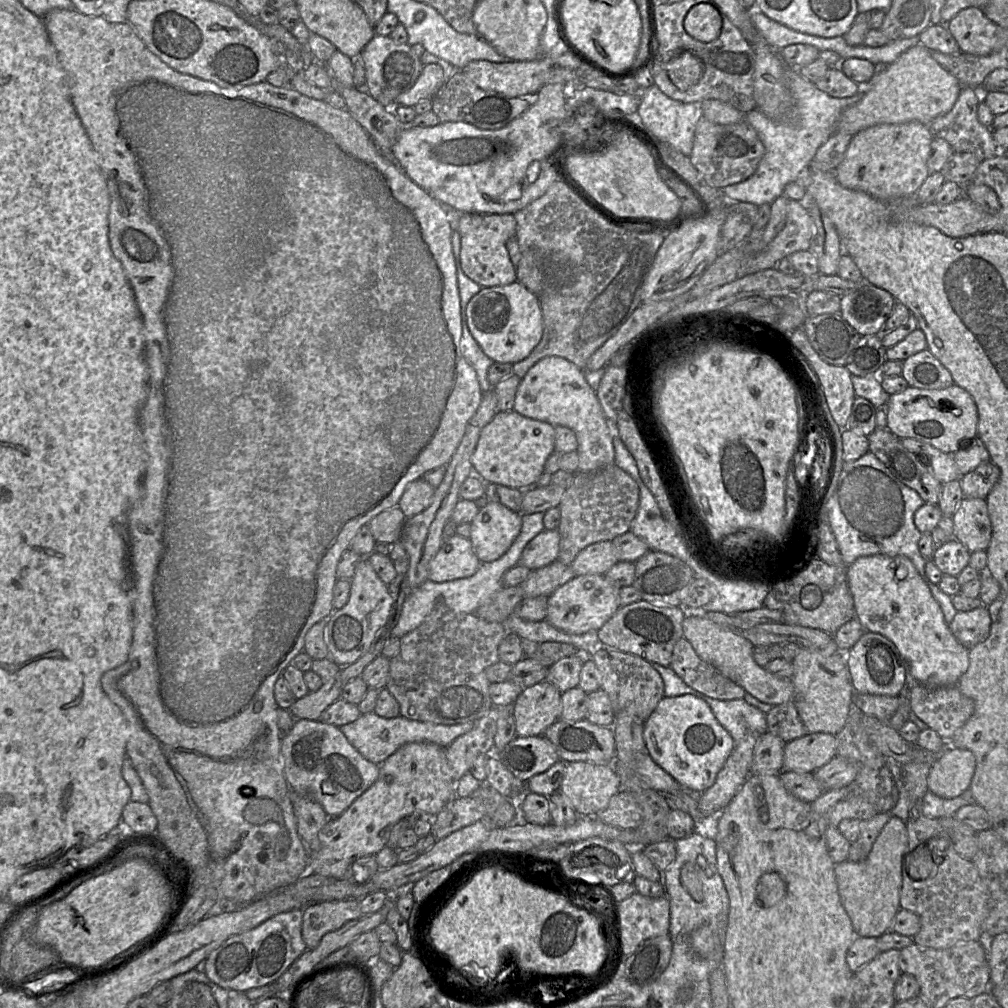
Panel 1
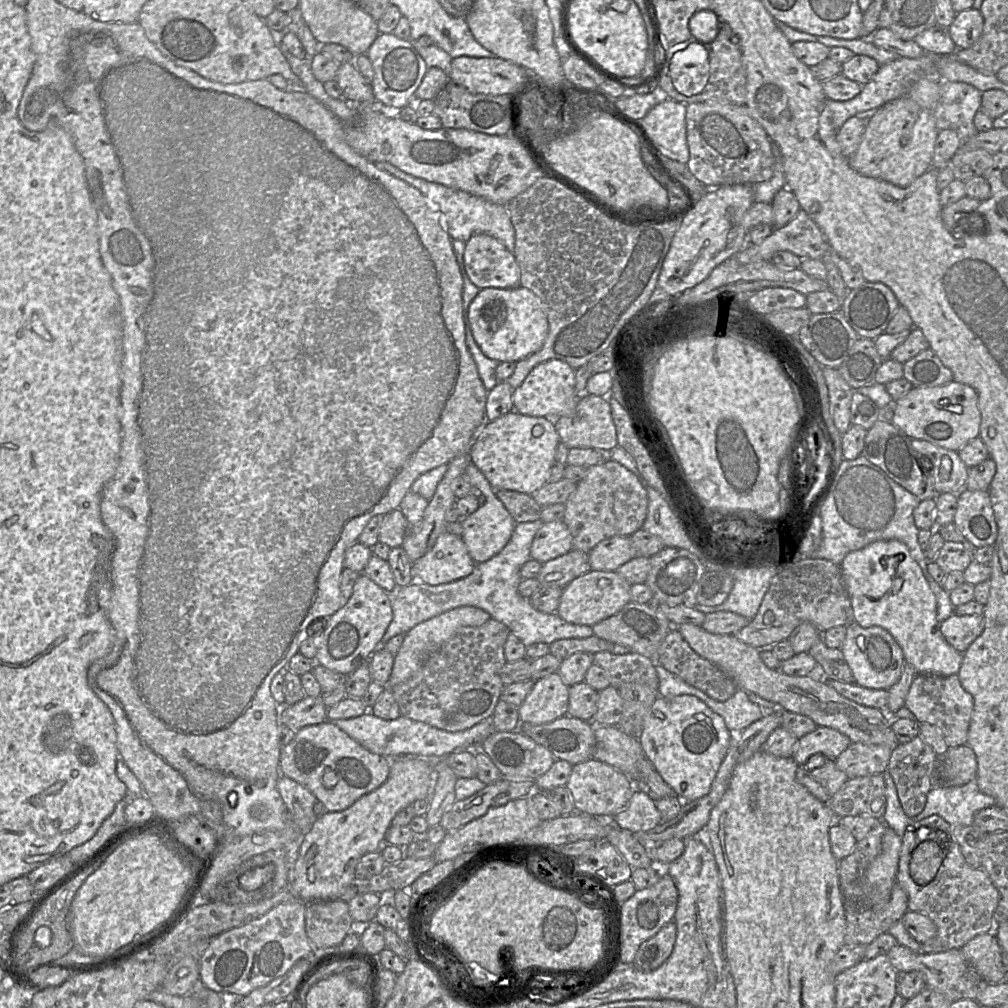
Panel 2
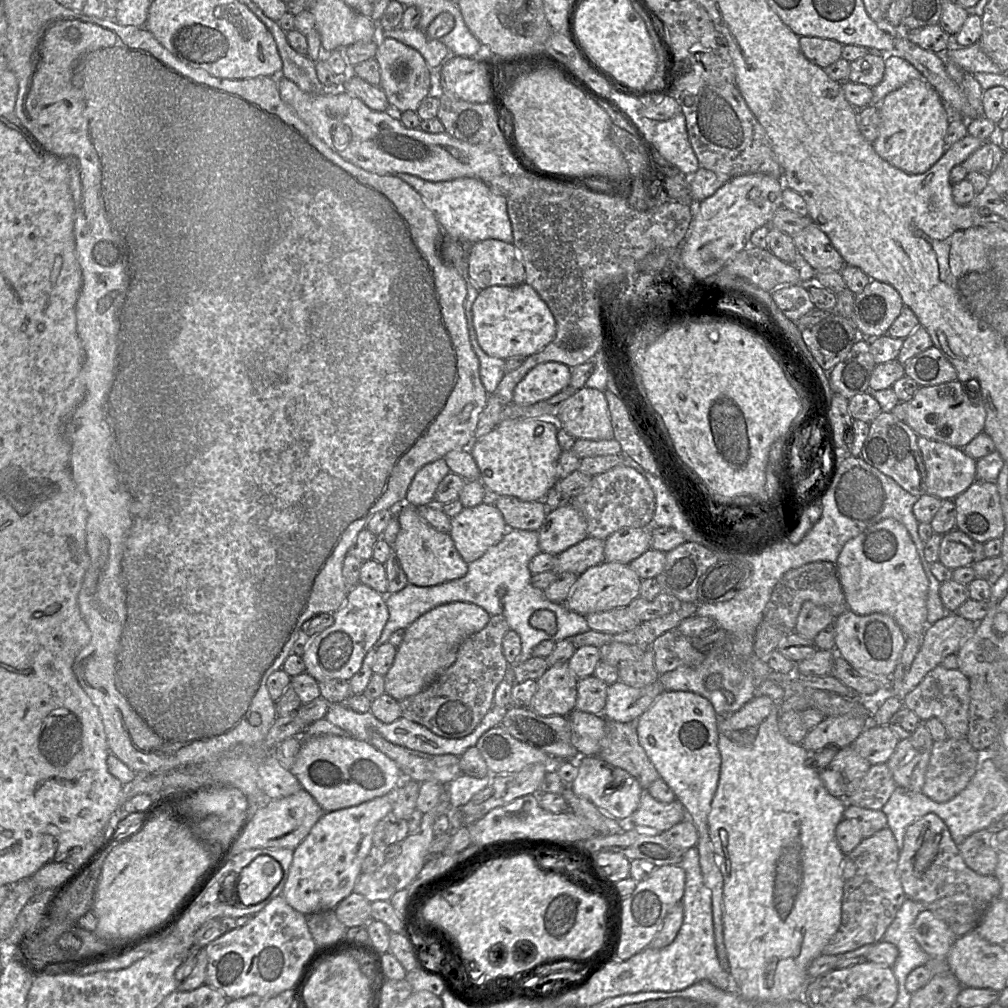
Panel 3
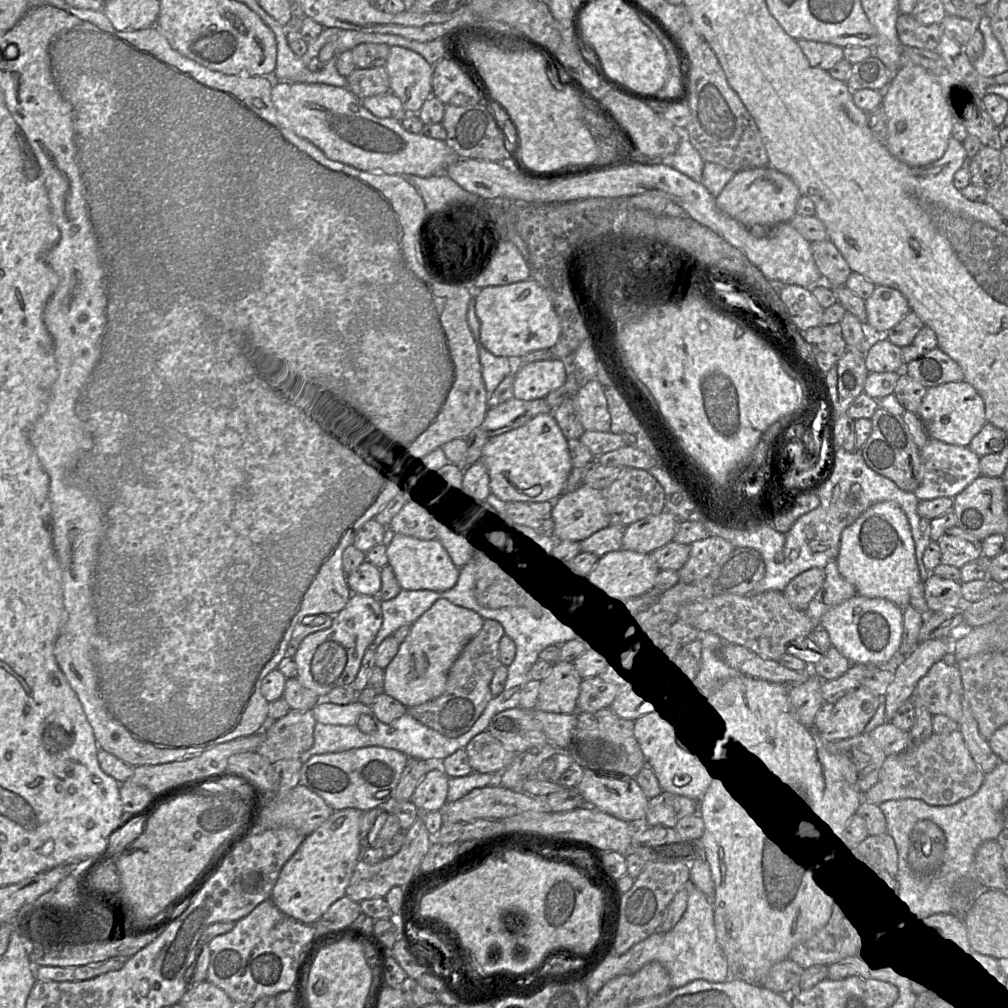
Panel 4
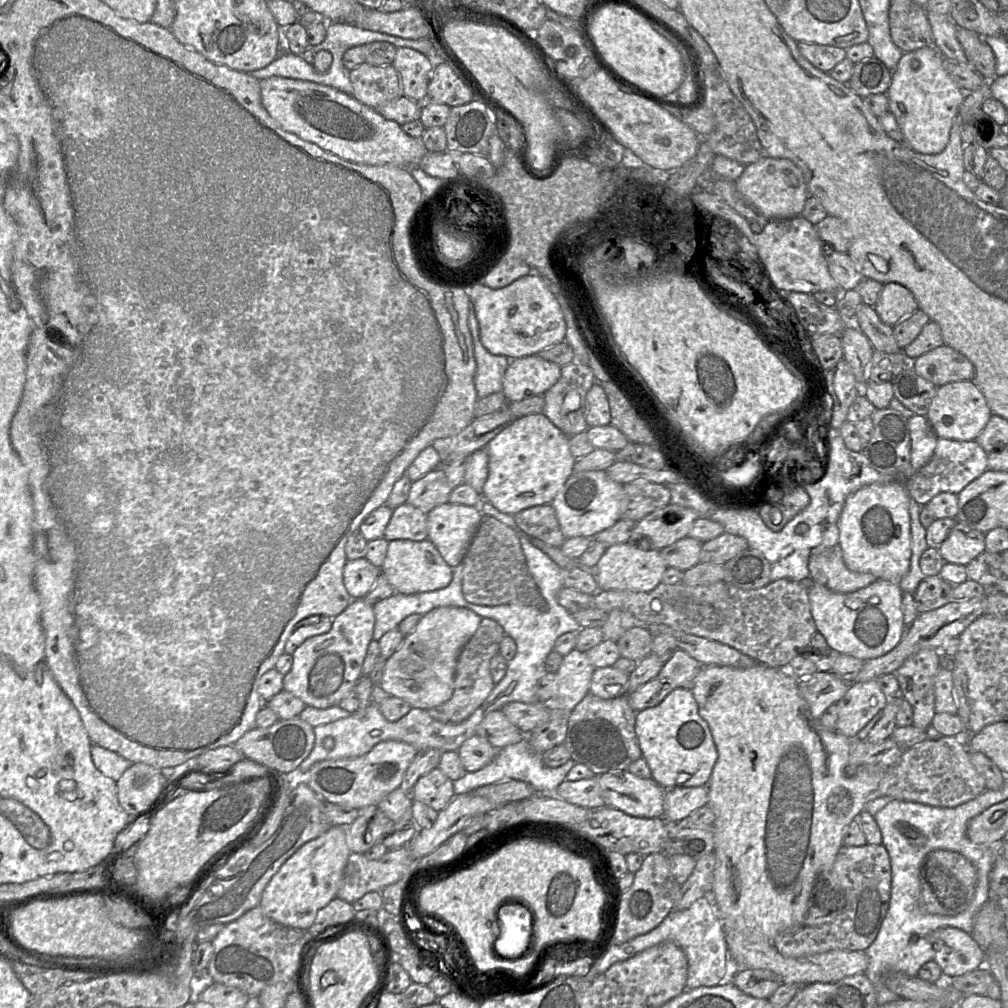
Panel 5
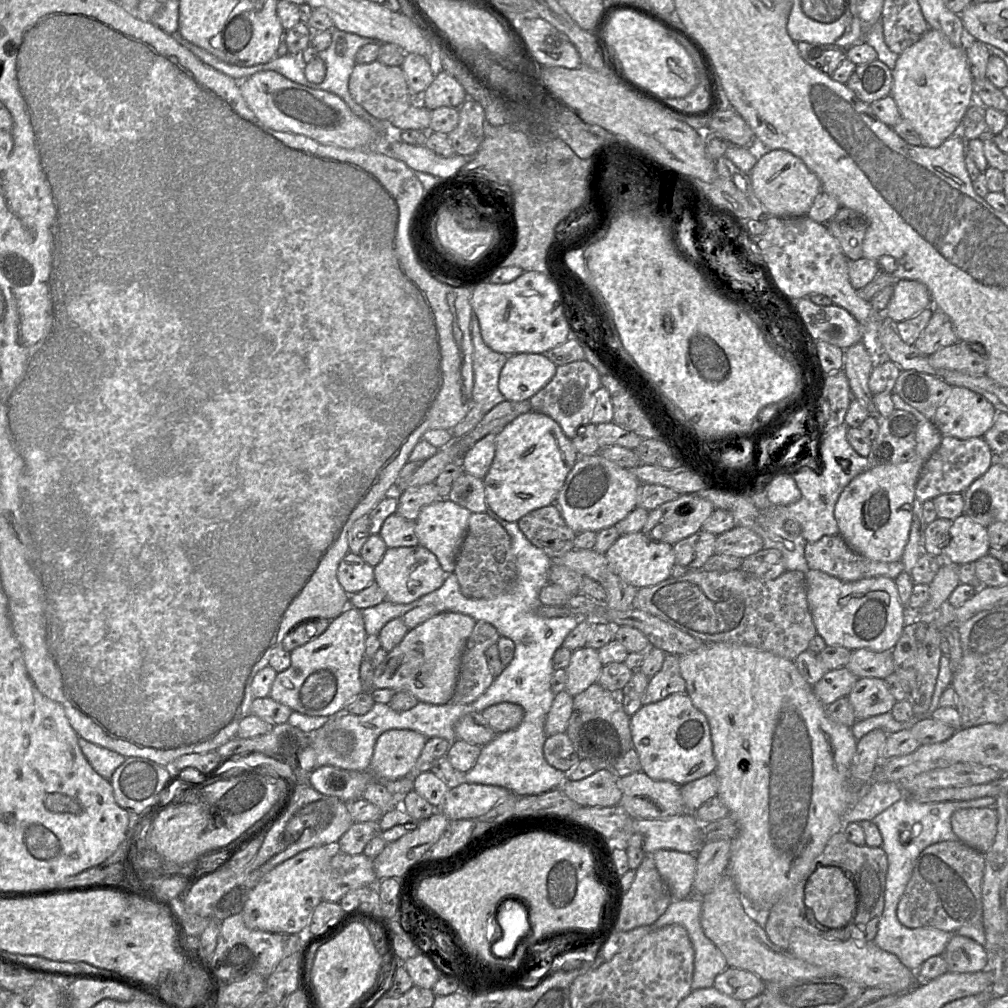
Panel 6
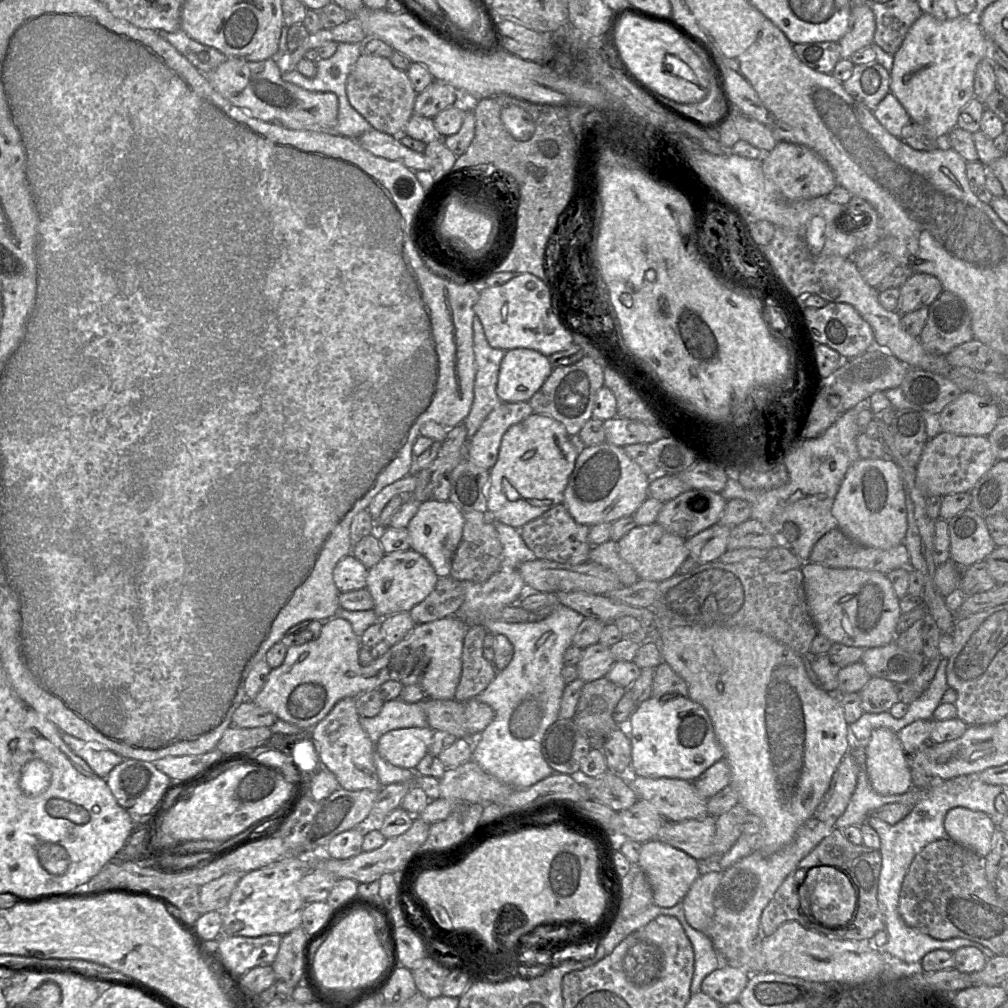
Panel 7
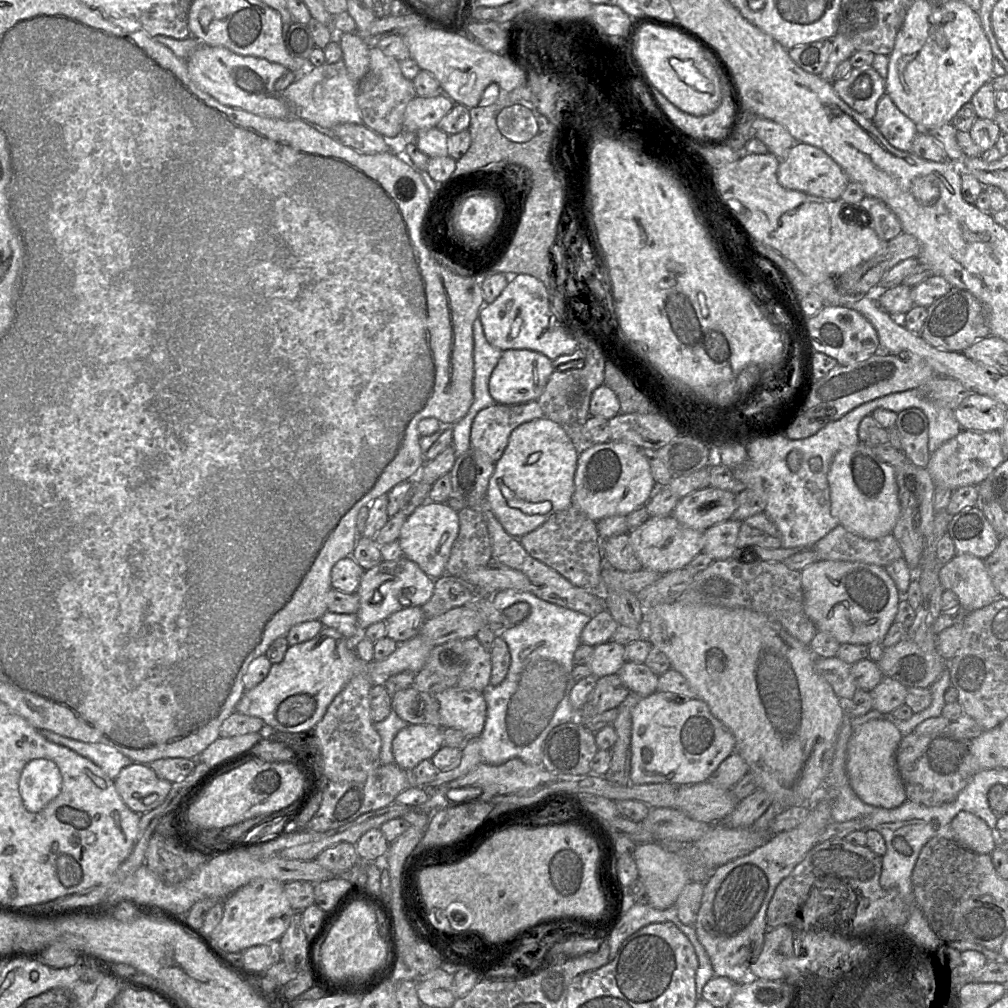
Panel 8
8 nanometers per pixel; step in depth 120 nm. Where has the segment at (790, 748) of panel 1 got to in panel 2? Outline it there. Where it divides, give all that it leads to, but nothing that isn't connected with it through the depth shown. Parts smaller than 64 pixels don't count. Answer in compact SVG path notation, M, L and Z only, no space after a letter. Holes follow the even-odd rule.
M819 726L798 739L792 758L799 766L803 766L815 754L835 760L850 744L851 740L846 735L832 728Z

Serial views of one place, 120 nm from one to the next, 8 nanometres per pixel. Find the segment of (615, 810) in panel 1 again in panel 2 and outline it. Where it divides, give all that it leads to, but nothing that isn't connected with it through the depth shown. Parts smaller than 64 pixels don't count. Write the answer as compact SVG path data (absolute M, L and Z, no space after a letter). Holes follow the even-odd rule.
M634 788L625 809L609 818L609 821L616 827L632 833L651 830L663 821L655 802L644 792Z

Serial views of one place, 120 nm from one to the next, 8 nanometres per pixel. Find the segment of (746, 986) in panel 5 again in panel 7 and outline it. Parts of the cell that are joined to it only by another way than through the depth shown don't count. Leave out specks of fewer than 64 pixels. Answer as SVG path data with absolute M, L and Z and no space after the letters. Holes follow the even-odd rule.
M727 964L707 975L702 981L700 991L720 1005L729 1004L738 1000L749 977L750 975L744 970Z

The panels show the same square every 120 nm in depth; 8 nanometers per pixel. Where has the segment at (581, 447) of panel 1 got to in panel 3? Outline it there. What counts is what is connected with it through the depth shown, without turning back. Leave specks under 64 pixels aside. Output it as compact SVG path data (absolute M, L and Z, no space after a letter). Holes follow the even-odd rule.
M544 362L532 368L516 385L513 403L528 406L546 400L570 384L571 368L559 362Z

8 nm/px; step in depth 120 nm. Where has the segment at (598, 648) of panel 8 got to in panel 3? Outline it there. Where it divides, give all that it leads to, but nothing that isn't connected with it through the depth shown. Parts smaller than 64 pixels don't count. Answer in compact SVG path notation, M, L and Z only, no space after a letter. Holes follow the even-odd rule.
M568 663L549 667L537 680L537 690L529 707L541 716L568 716L575 710L578 680L569 669Z

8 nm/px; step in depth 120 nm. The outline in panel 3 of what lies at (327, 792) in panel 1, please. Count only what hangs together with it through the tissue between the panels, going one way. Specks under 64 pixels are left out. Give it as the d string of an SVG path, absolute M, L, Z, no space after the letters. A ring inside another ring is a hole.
M331 734L304 740L290 772L324 812L357 806L386 795L404 779L396 763L367 741Z

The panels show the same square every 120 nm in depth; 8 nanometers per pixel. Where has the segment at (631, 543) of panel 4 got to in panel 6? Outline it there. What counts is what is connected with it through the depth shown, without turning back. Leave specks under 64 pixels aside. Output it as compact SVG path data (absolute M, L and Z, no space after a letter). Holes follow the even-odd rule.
M682 494L677 499L666 502L650 511L641 532L653 541L674 545L698 532L714 510L710 501L699 497L697 494Z

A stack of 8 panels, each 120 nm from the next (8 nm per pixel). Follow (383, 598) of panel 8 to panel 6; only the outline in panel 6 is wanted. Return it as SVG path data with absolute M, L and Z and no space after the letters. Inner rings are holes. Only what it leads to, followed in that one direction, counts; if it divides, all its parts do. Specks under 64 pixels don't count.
M421 545L388 548L374 567L375 583L383 590L386 600L397 604L408 604L436 591L443 585L447 575L437 557Z

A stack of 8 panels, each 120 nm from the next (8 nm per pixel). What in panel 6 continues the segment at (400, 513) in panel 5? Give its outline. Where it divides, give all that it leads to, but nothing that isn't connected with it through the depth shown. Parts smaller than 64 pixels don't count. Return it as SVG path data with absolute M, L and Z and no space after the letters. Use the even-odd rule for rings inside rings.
M398 513L390 515L384 521L379 535L388 548L419 545L415 522L403 518Z

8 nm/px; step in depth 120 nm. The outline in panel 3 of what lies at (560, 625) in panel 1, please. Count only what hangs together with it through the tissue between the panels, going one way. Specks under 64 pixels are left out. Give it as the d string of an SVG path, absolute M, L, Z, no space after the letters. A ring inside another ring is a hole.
M604 561L579 575L565 605L569 610L583 616L615 608L625 608L639 597L641 582L642 579L629 565Z

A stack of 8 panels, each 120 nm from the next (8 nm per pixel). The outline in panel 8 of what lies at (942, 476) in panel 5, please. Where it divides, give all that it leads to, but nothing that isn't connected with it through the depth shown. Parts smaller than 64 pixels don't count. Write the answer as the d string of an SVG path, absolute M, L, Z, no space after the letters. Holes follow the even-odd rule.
M962 430L930 454L926 470L936 486L954 491L964 486L978 487L1005 459L1000 431Z

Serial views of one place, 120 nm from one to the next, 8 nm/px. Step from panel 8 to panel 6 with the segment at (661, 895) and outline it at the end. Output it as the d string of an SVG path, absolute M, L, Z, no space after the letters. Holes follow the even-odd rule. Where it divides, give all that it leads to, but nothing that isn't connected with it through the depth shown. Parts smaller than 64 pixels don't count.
M657 850L652 854L655 866L667 884L672 901L693 894L696 855L675 850Z

